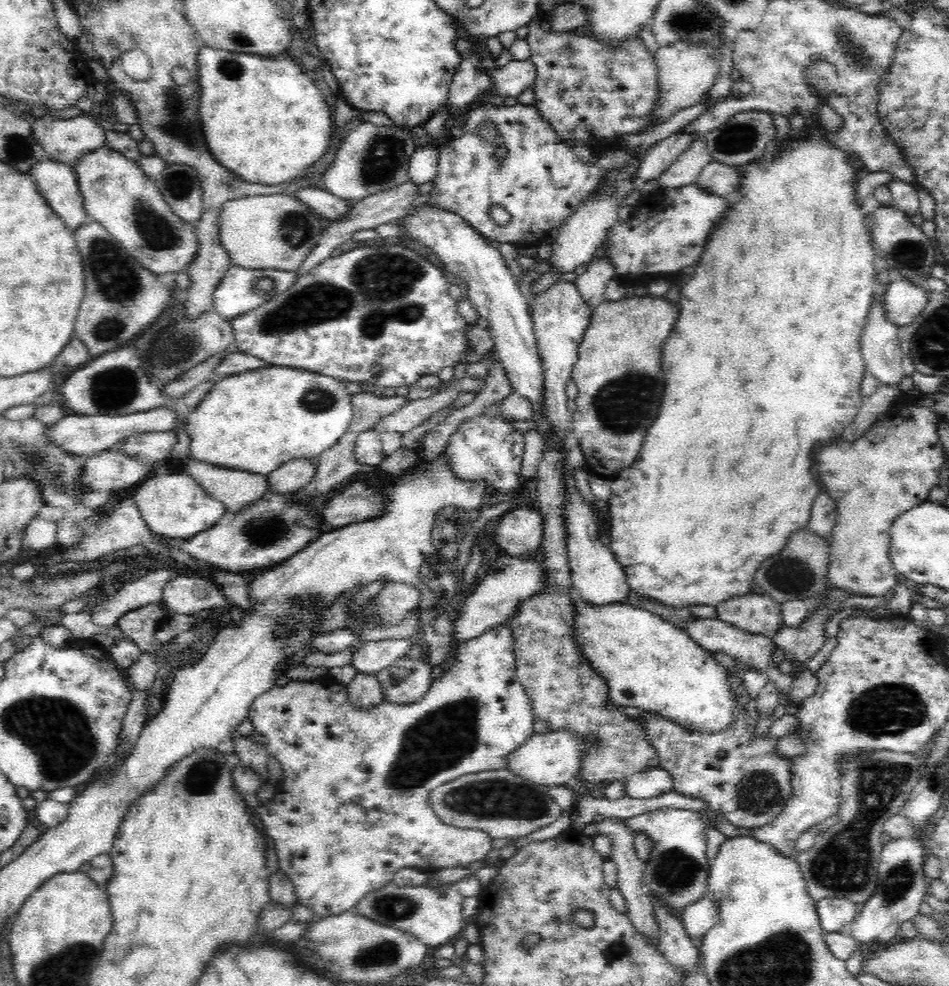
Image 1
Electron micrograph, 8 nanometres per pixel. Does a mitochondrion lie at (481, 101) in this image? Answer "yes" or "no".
no

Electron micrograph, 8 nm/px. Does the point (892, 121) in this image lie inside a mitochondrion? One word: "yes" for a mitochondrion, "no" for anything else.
no

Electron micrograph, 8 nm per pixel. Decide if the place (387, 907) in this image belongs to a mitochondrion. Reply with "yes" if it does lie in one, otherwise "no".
yes

